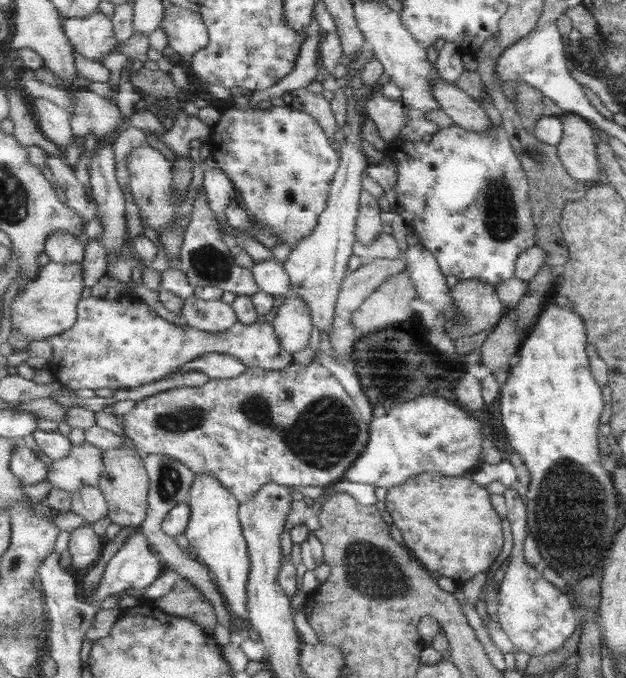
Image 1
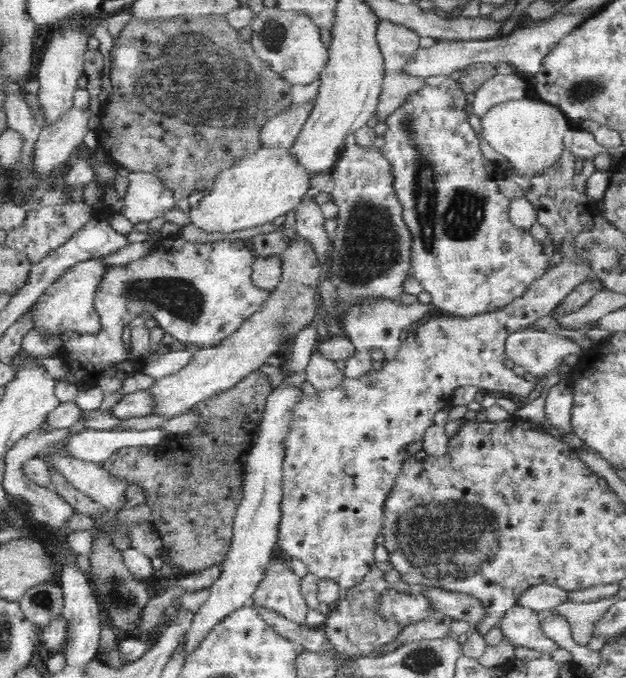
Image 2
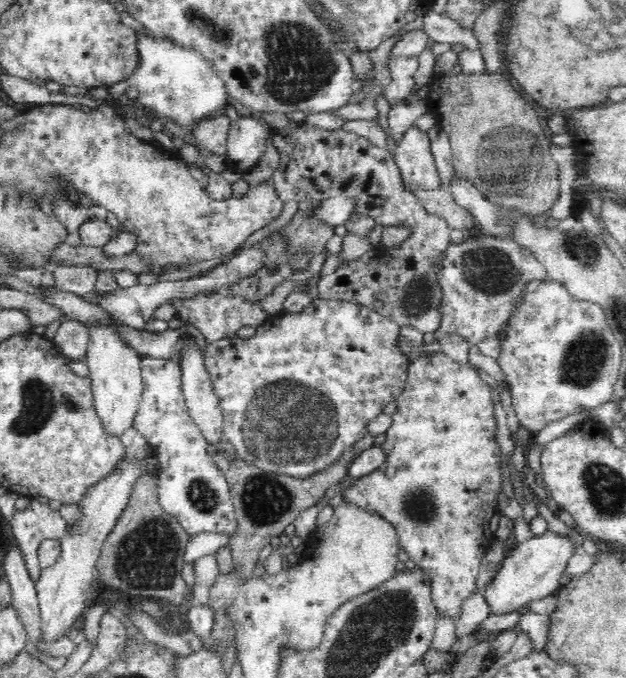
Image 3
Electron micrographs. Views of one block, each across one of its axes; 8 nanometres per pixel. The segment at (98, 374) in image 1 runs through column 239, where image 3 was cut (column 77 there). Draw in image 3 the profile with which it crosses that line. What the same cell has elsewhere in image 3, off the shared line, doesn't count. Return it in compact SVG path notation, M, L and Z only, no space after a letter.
M74 318L62 322L52 341L68 359L85 360L90 337L86 325Z

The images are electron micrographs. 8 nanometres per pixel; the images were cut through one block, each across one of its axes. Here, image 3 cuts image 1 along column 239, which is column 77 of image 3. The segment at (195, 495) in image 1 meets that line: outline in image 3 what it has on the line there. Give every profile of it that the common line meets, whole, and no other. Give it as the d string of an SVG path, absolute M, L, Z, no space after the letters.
M126 454L112 468L110 475L103 476L83 498L79 500L79 514L59 538L58 559L50 566L42 567L35 582L39 607L42 613L41 629L45 640L58 640L66 636L78 616L87 608L87 598L92 590L92 582L97 578L97 560L101 555L106 539L117 526L122 514L130 504L134 486L144 474L142 464L128 460Z

